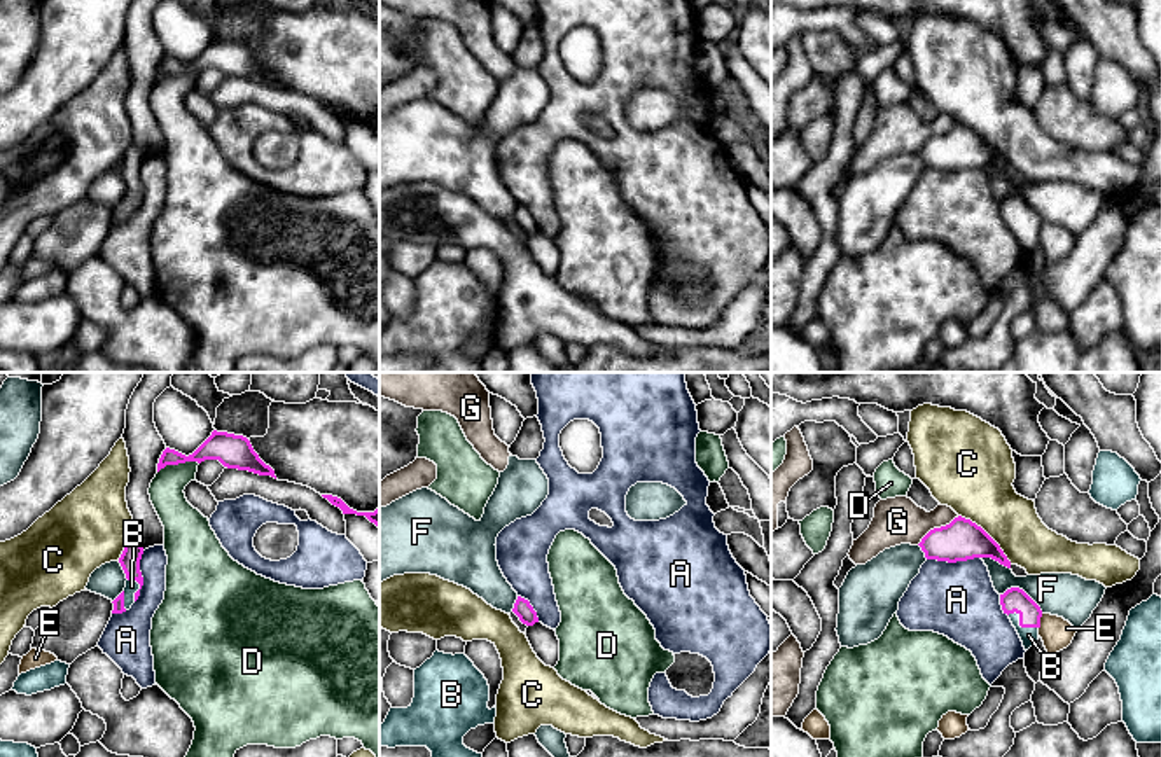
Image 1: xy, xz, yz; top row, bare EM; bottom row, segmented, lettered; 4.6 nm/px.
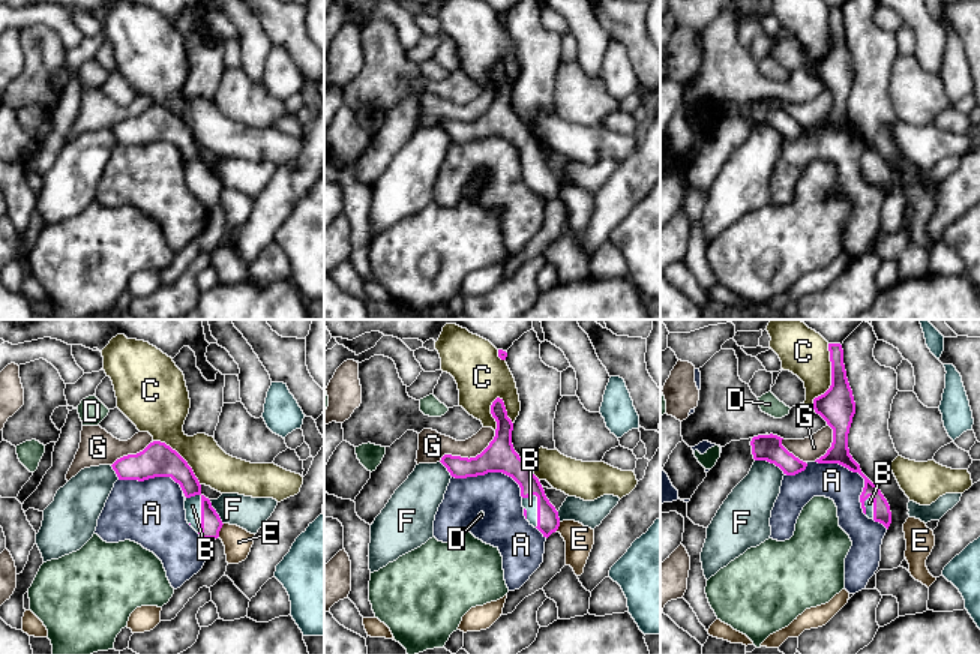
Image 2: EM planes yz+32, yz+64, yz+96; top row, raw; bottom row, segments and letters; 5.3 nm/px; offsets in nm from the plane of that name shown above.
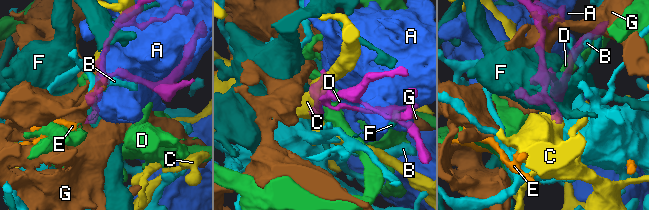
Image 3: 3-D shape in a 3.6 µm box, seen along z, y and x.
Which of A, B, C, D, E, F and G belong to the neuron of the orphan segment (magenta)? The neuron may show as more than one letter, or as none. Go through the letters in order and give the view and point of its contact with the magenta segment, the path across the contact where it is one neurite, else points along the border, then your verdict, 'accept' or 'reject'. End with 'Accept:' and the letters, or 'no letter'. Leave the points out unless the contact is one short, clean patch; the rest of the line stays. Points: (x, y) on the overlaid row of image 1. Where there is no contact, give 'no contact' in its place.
A: meets magenta in yz at (953, 562); reject
B: meets magenta in yz at (1020, 625); runs through yz (1013, 600), (1020, 607), (1020, 625), (1028, 635); accept
C: meets magenta in yz at (988, 535); reject
D: meets magenta in xy at (177, 464); reject
E: meets magenta in yz at (1039, 621); border along yz (1042, 614), (1039, 628); reject
F: meets magenta in yz at (1023, 591); reject
G: meets magenta in yz at (938, 528); reject
Accept: B

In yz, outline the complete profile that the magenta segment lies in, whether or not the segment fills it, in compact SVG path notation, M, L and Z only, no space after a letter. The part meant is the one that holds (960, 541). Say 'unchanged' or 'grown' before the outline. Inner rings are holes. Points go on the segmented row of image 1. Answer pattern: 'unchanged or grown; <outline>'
unchanged; M962 516L946 526L930 530L918 545L927 559L956 563L974 558L991 558L1011 568L1011 561L1000 545L981 526Z

